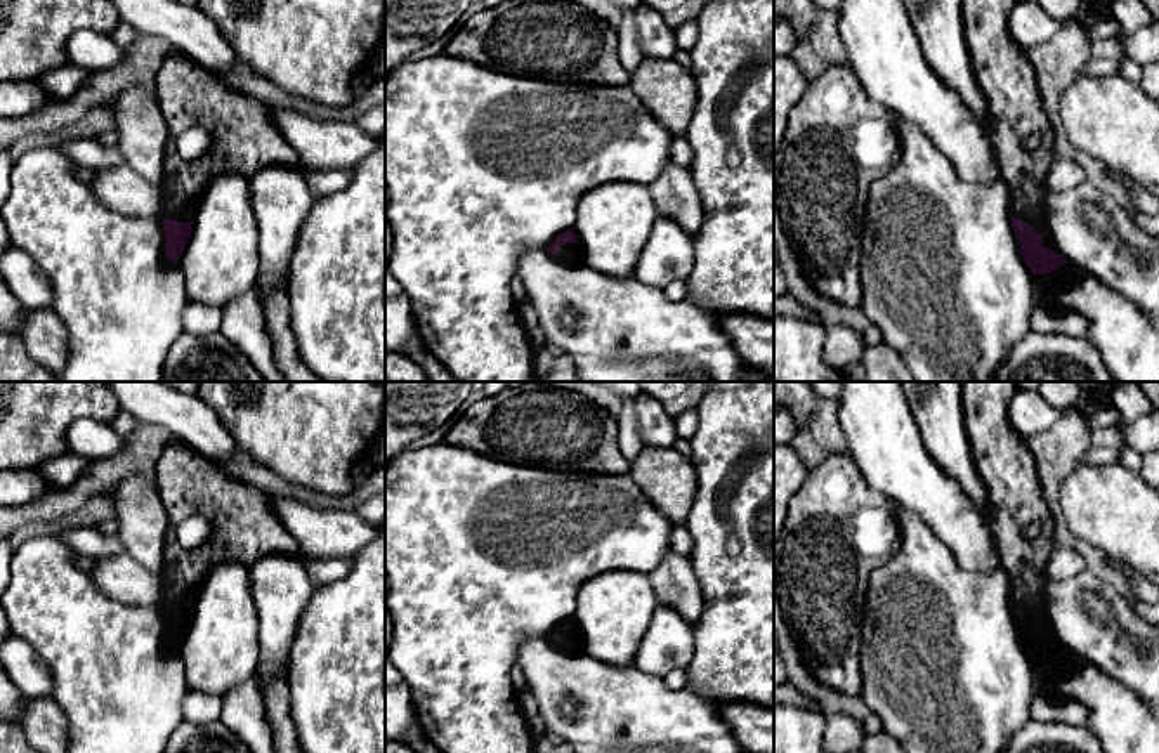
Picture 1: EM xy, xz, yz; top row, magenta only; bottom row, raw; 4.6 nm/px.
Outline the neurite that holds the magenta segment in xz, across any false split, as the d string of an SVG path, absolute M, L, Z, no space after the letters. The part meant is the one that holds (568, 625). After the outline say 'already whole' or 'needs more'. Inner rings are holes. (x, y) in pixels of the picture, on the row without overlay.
M573 619L559 623L548 638L562 652L583 652L583 637L578 630L578 625Z; needs more

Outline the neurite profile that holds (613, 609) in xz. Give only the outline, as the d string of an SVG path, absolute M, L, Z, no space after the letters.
M606 571L590 578L578 590L573 616L583 637L583 652L611 666L633 666L658 606L644 573Z

